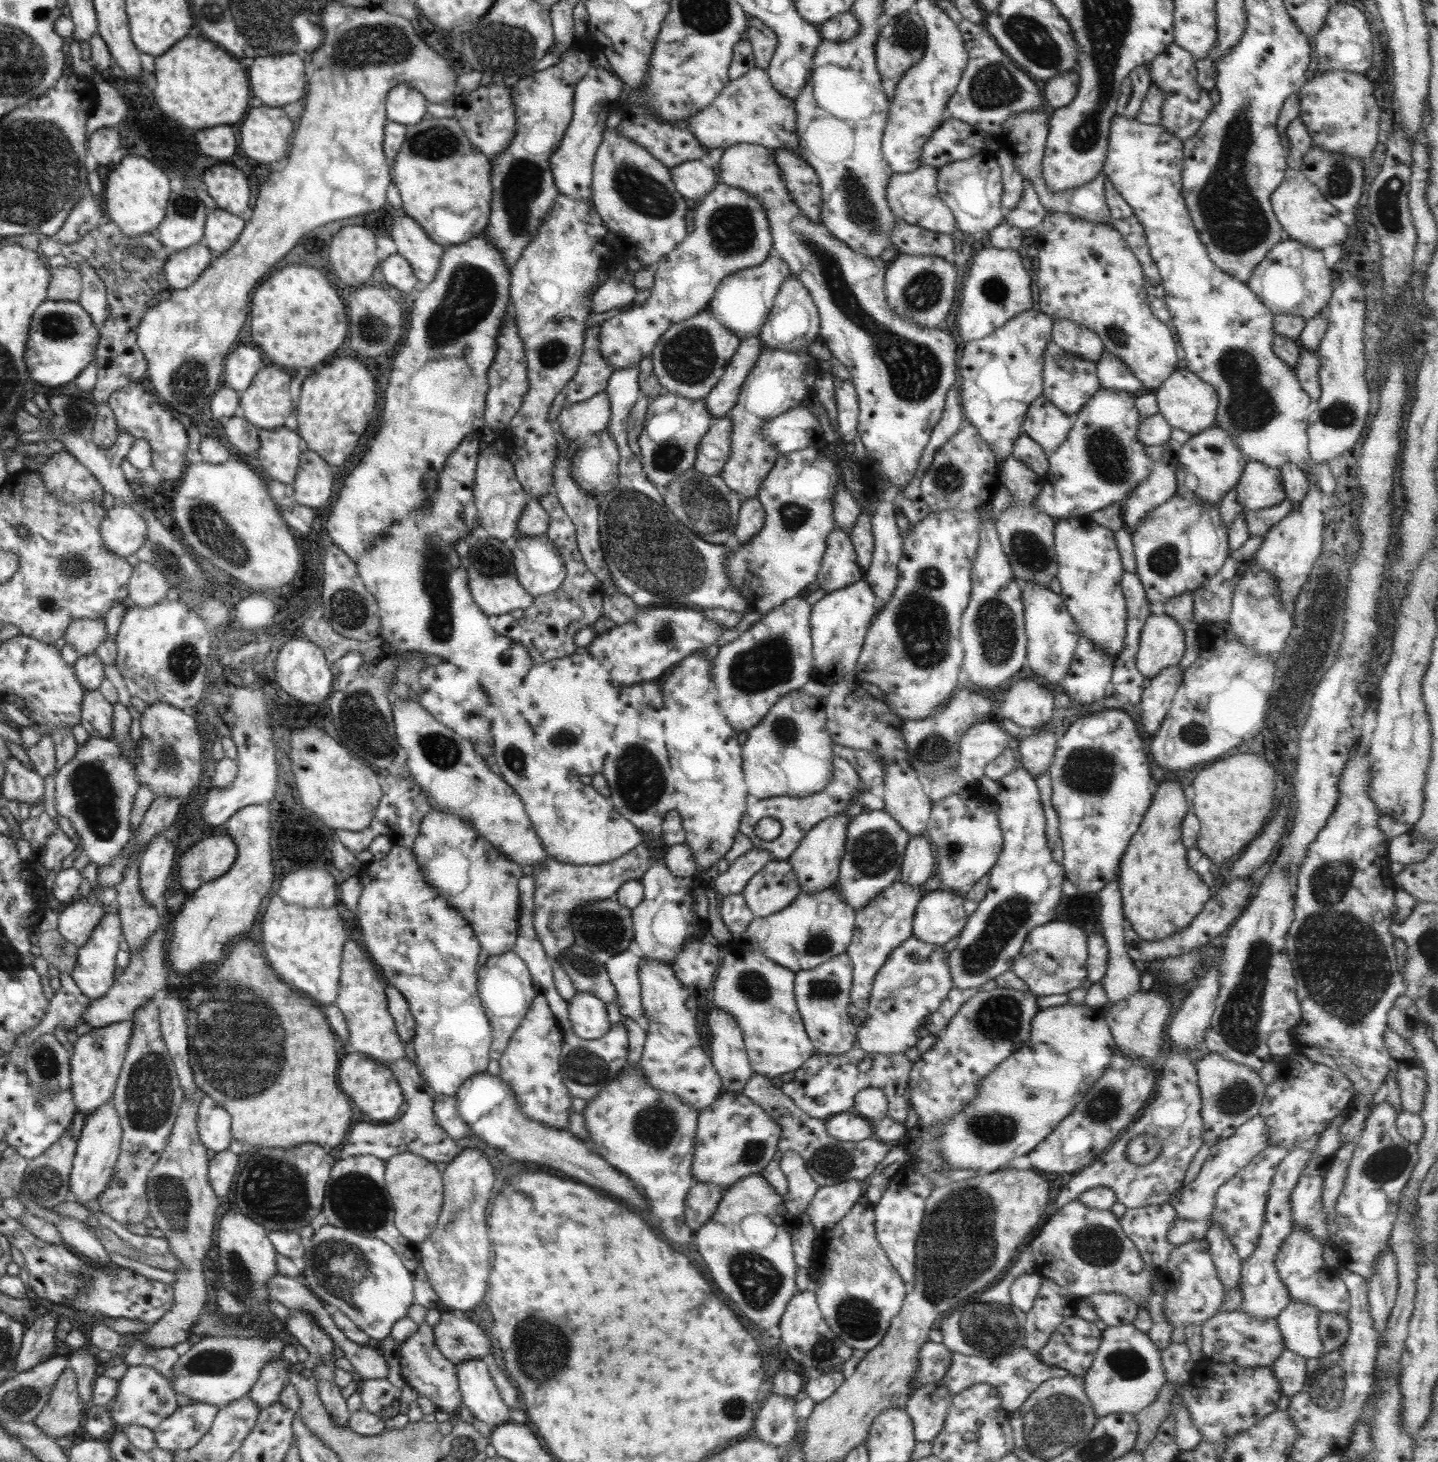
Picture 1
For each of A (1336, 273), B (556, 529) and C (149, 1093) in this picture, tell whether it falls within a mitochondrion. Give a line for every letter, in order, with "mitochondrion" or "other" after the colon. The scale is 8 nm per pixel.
A: other
B: other
C: mitochondrion

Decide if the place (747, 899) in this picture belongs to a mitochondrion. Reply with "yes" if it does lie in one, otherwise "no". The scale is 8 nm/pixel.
no

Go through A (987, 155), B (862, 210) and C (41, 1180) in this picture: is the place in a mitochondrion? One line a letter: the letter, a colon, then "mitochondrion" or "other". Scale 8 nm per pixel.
A: other
B: mitochondrion
C: mitochondrion

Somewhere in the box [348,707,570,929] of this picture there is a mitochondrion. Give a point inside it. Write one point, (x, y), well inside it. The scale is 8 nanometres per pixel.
(441, 751)

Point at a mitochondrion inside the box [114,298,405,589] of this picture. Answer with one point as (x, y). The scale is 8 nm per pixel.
(208, 527)

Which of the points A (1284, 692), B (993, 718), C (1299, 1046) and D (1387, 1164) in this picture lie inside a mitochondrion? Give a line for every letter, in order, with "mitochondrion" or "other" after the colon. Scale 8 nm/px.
A: other
B: other
C: other
D: mitochondrion

